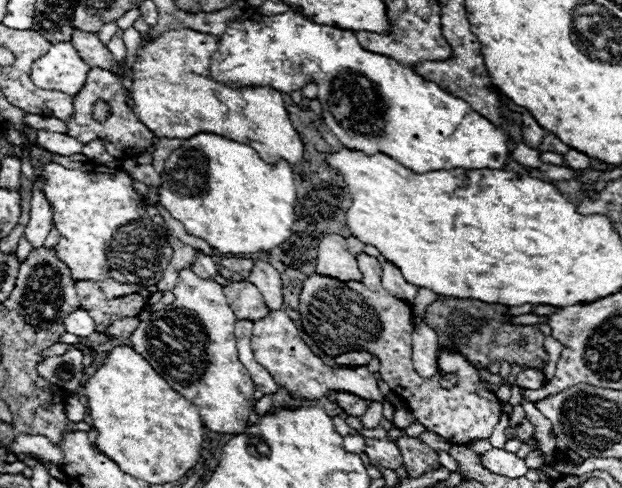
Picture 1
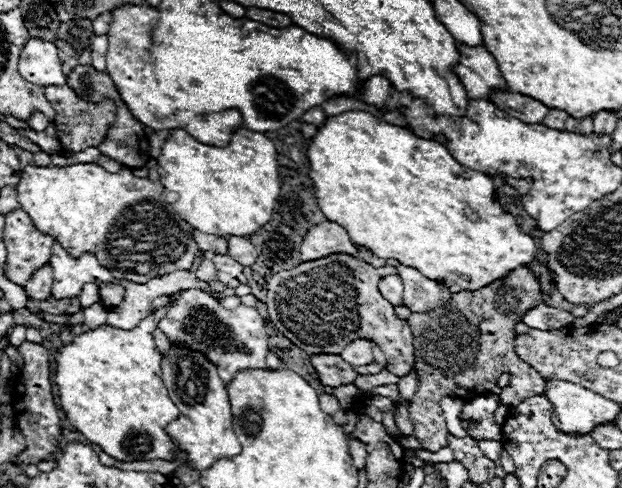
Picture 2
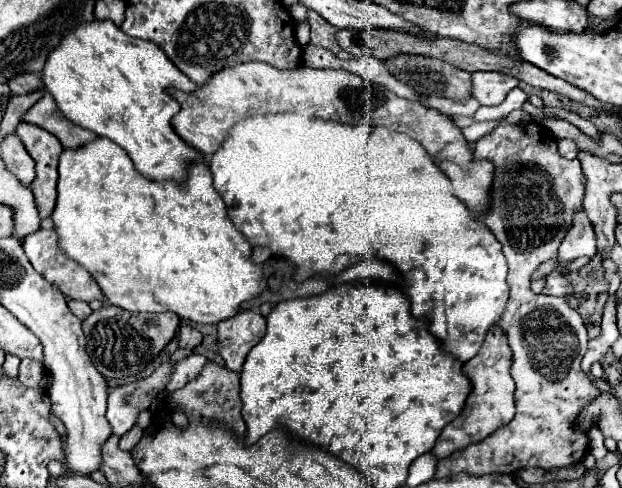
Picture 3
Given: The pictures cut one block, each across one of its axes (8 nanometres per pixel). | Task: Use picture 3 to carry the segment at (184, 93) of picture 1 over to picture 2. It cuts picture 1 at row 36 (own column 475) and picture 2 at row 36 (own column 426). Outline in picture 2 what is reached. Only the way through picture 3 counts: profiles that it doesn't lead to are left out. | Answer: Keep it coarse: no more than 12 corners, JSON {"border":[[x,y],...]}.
{"border":[[158,10],[112,12],[106,72],[128,110],[154,130],[182,128],[226,146],[238,110],[210,120],[158,90],[150,56]]}

